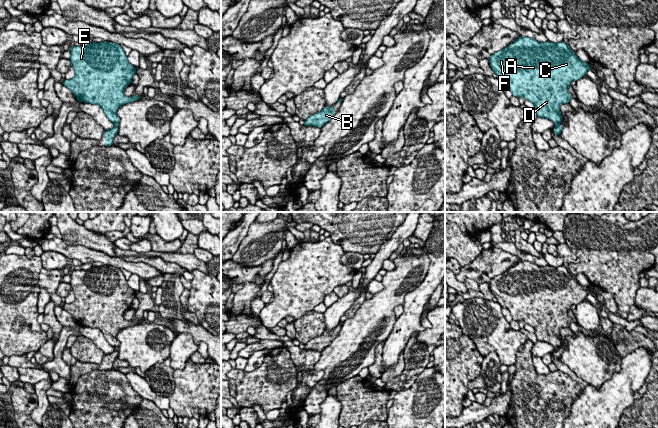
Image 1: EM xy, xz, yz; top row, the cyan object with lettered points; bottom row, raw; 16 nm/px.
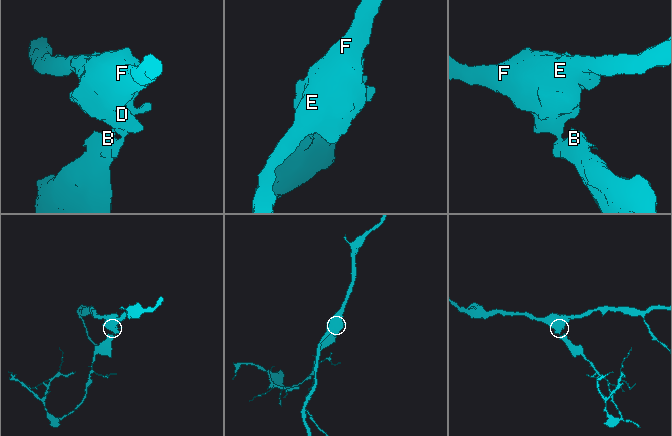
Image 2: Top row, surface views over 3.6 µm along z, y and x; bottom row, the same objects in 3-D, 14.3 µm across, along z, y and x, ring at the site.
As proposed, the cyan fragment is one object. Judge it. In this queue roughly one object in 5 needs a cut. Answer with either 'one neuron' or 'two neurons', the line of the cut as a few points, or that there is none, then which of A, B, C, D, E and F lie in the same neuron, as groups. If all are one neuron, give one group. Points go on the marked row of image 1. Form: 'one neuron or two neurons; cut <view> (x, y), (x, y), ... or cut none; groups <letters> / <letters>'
two neurons; cut xy (115, 125), (117, 126); groups A C D E F / B

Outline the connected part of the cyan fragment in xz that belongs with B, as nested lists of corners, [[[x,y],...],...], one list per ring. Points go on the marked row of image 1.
[[[334,105],[324,107],[319,113],[313,114],[305,120],[304,126],[323,127],[334,115]]]

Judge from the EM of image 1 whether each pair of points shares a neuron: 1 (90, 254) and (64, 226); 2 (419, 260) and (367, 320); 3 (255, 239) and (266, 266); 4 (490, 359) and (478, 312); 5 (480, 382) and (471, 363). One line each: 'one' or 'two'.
1: two
2: one
3: two
4: two
5: two

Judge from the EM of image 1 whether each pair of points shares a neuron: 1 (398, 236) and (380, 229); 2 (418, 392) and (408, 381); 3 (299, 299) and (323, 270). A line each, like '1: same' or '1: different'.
1: different
2: different
3: same

